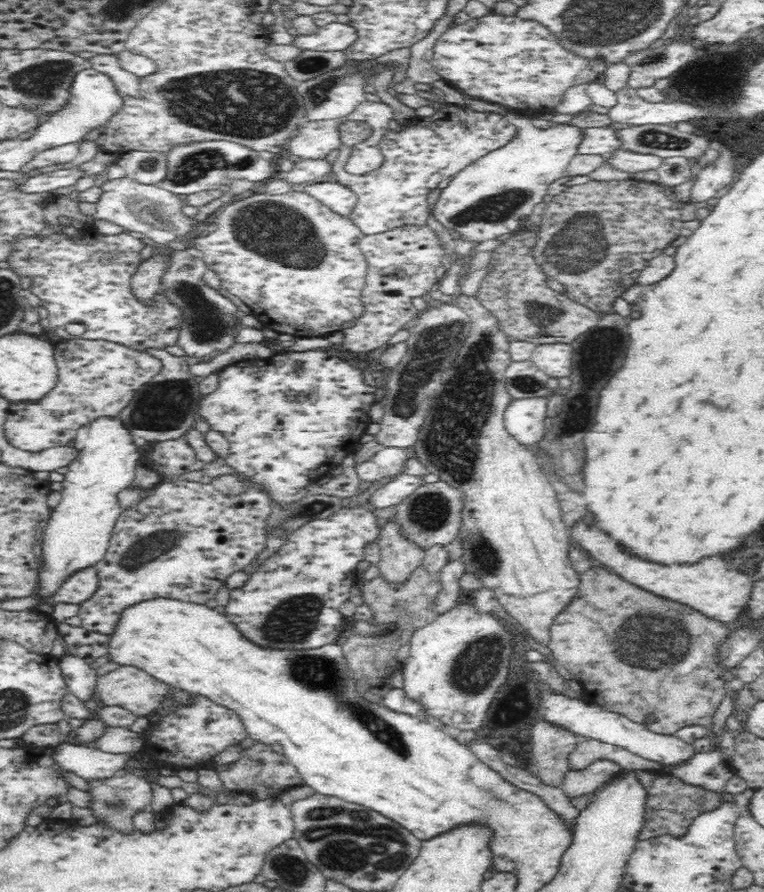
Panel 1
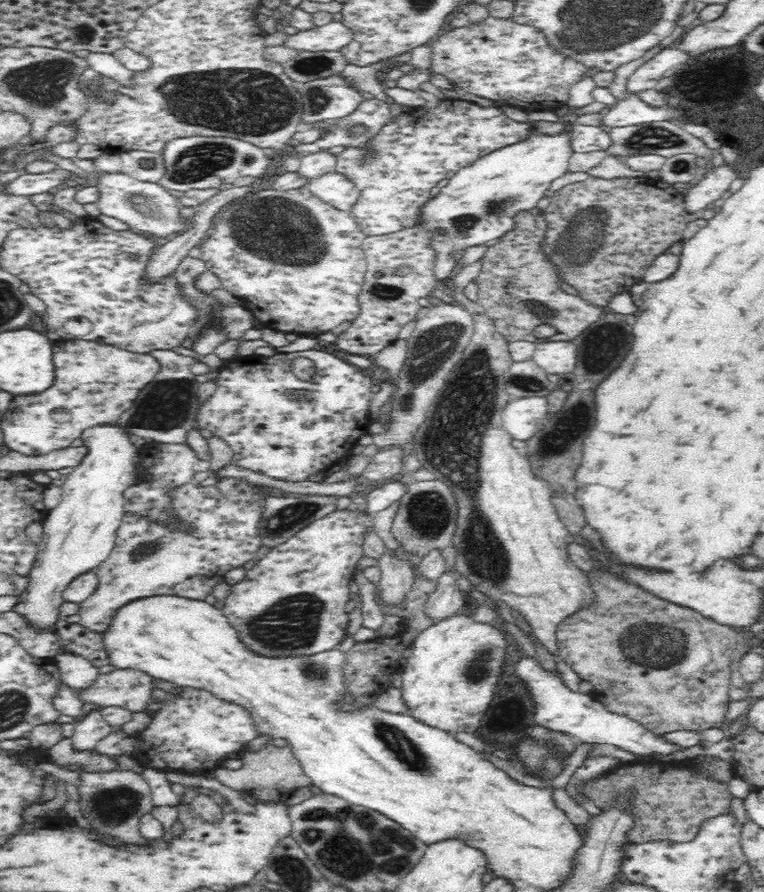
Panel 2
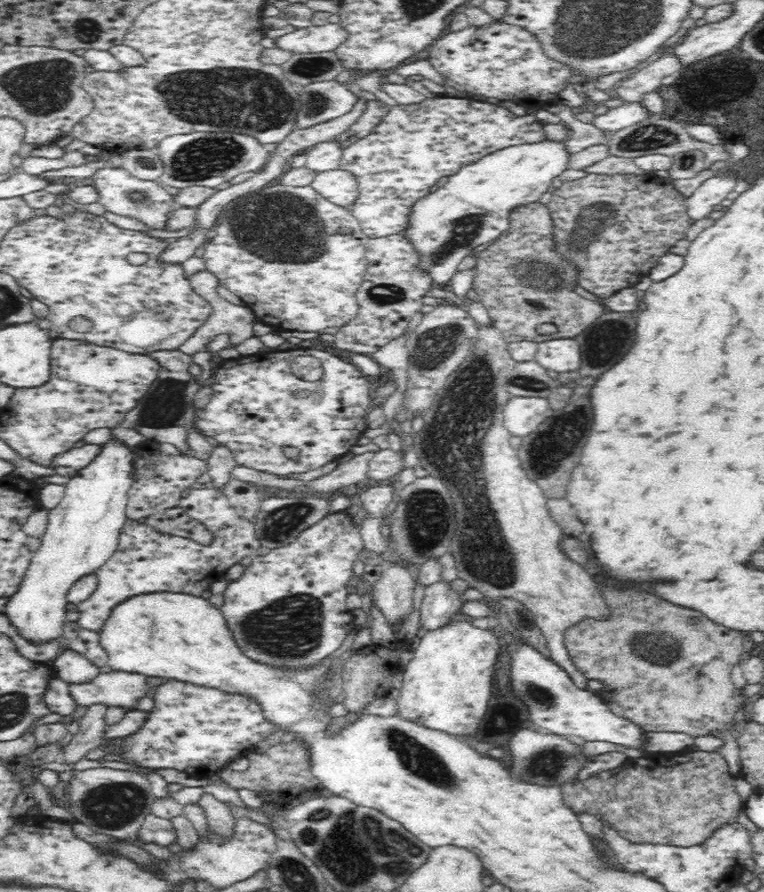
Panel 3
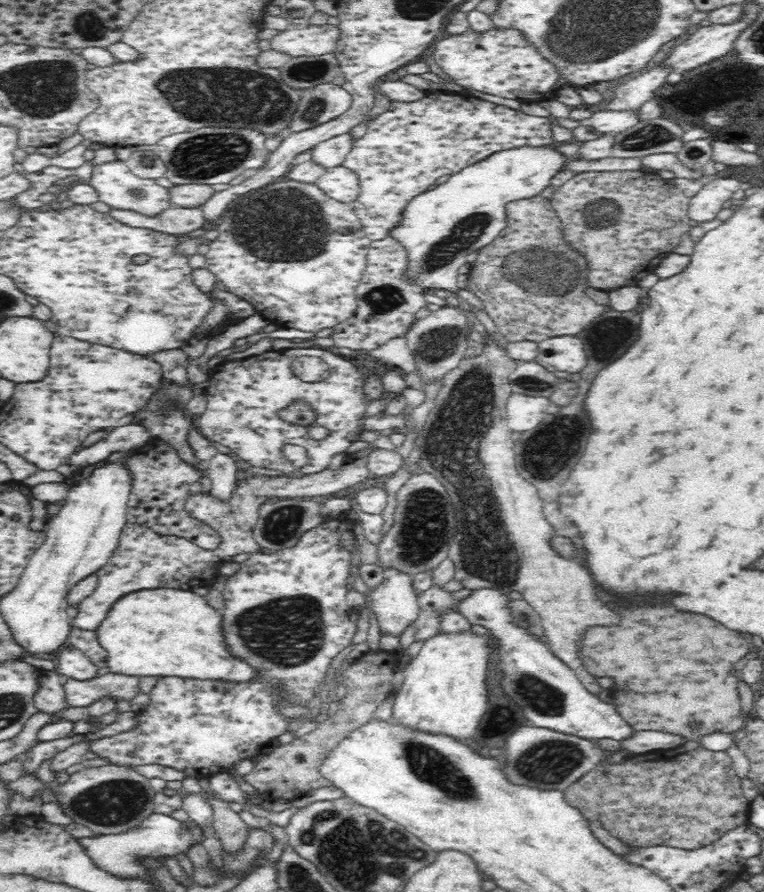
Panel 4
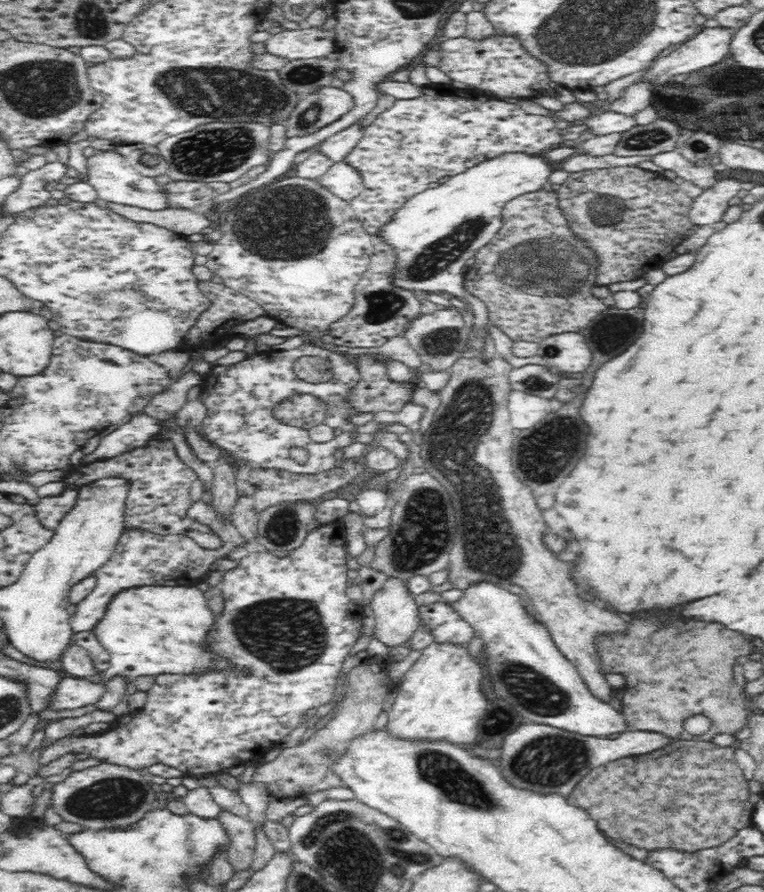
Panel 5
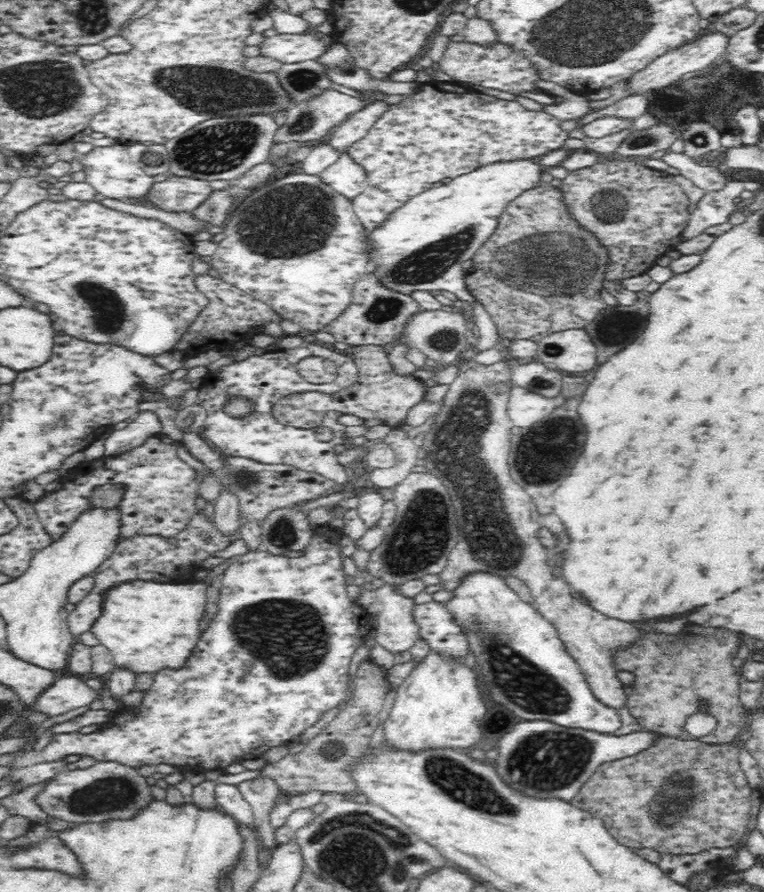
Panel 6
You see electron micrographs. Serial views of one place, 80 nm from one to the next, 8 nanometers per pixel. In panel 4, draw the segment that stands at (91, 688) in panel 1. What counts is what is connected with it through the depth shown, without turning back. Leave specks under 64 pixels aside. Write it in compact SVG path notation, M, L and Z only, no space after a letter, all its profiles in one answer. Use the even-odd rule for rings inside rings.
M70 646L61 648L54 663L54 670L70 680L90 680L99 669L81 650Z

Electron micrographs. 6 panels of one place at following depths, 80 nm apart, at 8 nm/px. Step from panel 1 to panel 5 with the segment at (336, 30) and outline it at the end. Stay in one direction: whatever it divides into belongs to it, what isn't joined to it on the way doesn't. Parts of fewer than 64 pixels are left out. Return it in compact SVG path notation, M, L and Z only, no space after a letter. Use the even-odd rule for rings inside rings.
M321 27L283 29L268 38L265 46L266 52L290 61L335 55L336 31L322 30Z

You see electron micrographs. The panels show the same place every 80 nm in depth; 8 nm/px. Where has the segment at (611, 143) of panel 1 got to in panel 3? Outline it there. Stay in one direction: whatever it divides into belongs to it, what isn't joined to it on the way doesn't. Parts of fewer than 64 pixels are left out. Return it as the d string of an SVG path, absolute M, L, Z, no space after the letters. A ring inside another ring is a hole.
M561 102L546 106L548 110L561 118L561 122L569 128L569 137L564 141L570 154L575 154L591 147L607 146L609 134L595 124L580 122L570 111L570 106Z

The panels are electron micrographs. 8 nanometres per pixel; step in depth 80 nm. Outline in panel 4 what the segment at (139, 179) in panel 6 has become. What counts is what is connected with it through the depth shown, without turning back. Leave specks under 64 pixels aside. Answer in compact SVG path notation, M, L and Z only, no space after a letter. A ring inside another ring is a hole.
M110 162L104 166L98 166L94 170L94 176L86 180L88 185L92 185L98 193L100 202L105 202L114 210L129 210L138 212L148 218L160 216L160 212L174 207L171 199L166 198L166 190L160 188L153 180L138 180L130 178L130 184L116 184L114 186L114 174L130 174L124 162Z

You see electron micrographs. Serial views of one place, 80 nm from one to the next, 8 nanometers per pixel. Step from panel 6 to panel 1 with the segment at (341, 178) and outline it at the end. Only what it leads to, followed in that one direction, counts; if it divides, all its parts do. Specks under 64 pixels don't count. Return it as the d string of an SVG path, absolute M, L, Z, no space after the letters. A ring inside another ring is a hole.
M335 181L316 182L301 186L302 190L300 192L310 194L312 198L315 198L332 212L342 217L348 218L349 214L354 210L354 206L356 206L357 196L354 192Z

